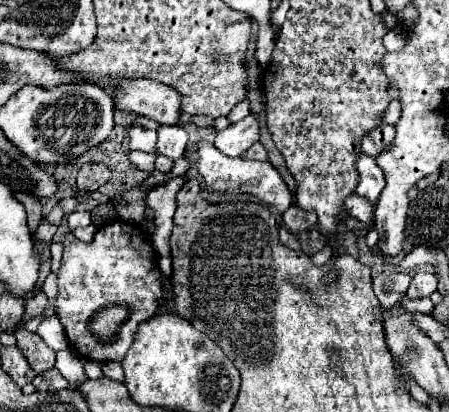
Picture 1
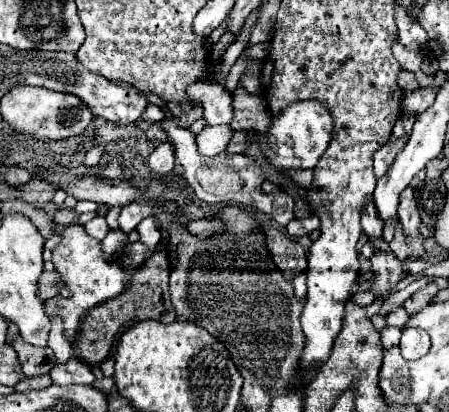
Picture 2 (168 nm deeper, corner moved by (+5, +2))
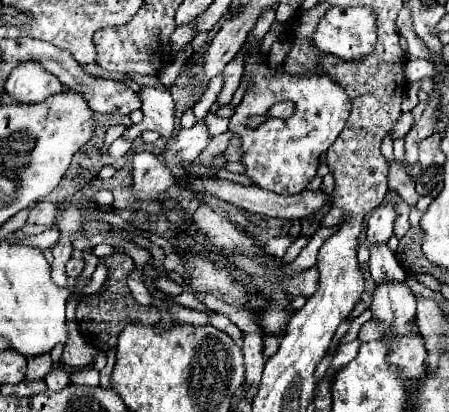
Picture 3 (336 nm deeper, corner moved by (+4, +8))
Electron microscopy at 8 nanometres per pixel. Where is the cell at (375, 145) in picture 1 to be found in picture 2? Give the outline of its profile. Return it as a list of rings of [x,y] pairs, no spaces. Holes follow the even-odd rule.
[[[391,136],[391,138],[387,140],[387,144],[383,144],[383,146],[373,154],[373,162],[375,162],[375,176],[377,176],[377,178],[381,178],[381,176],[389,170],[391,162],[393,162],[393,160],[395,160],[395,156],[403,150],[405,142],[407,142],[407,138],[405,138],[405,136],[401,136],[401,138]]]

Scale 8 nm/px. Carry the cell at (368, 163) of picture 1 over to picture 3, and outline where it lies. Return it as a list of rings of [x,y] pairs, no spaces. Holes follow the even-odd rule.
[[[380,244],[378,248],[372,248],[368,270],[370,270],[370,278],[376,284],[404,282],[406,280],[406,272],[400,268],[396,256],[388,250],[386,244]]]

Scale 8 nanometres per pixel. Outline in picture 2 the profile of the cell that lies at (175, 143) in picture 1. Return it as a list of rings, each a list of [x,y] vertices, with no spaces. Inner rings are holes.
[[[161,142],[149,156],[147,166],[153,170],[153,174],[157,176],[165,176],[173,170],[175,166],[175,156],[173,156],[173,146],[169,146],[171,142]]]

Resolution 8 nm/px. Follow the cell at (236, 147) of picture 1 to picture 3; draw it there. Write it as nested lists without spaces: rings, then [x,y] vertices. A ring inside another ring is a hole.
[[[200,122],[190,130],[176,130],[158,154],[164,158],[168,166],[184,166],[192,162],[206,148],[208,142],[210,136],[206,132],[206,124]]]

